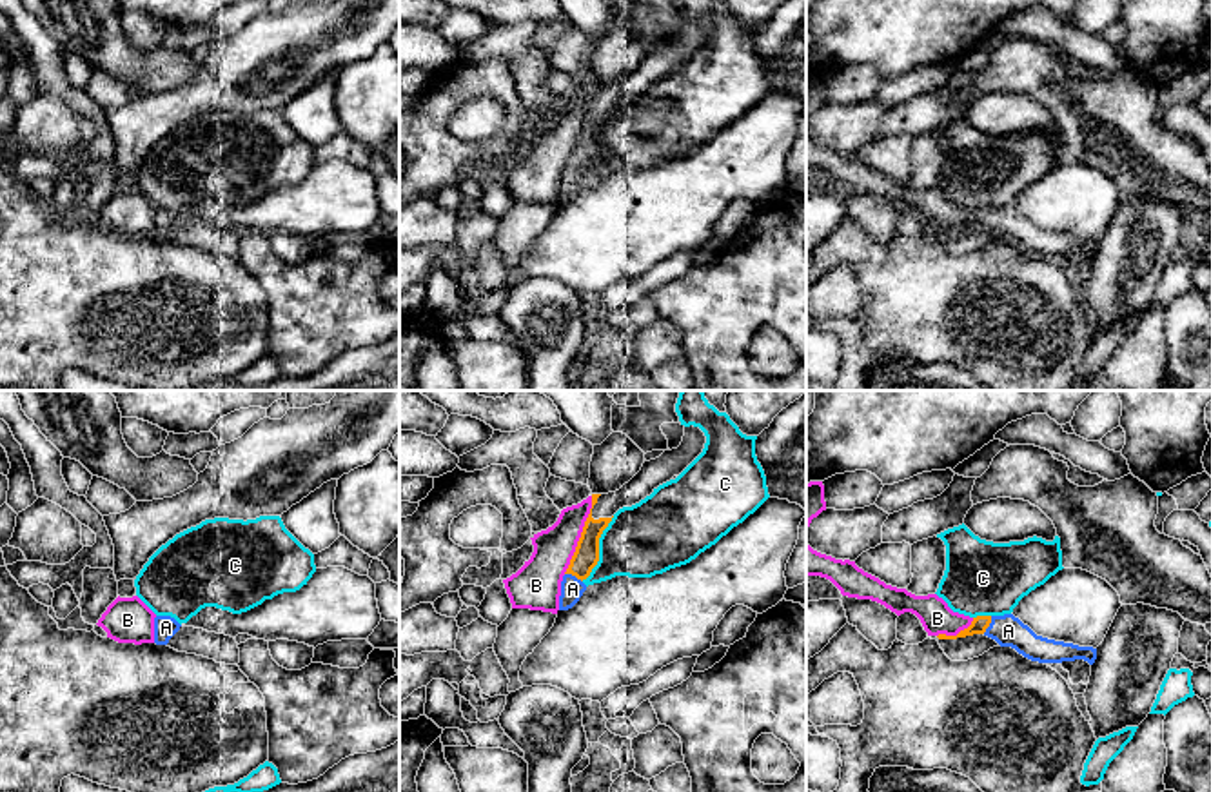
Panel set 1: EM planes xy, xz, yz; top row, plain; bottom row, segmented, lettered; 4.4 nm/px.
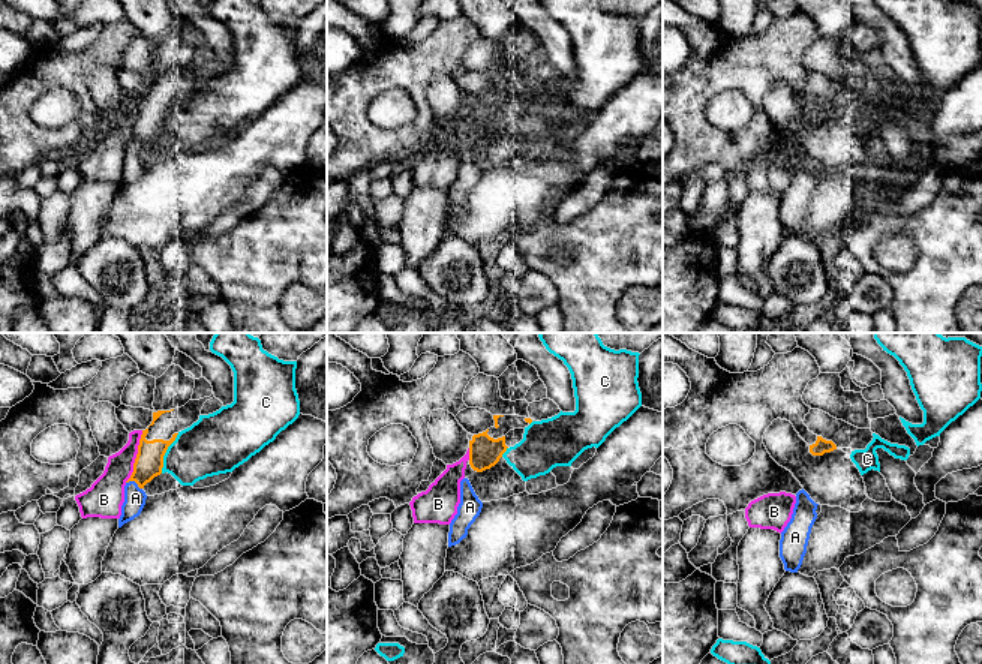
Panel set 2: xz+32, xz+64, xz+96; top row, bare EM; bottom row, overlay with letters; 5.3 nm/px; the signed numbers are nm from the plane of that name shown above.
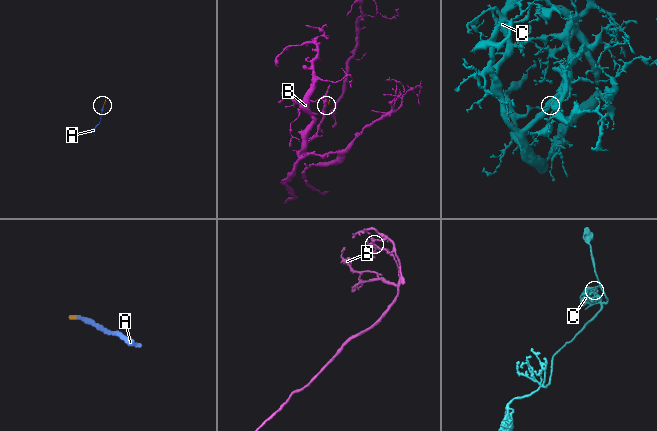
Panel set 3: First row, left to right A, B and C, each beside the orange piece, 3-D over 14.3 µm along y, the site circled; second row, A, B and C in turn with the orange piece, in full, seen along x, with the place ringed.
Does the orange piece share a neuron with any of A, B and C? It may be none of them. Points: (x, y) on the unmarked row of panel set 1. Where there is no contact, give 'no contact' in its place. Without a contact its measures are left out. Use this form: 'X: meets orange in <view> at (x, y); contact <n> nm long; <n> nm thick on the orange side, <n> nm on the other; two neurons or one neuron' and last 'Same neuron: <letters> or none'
A: meets orange in xz at (574, 168); contact 90 nm long; 110 nm thick on the orange side, 100 nm on the other; one neuron
B: meets orange in xz at (581, 128); contact 360 nm long; 110 nm thick on the orange side, 180 nm on the other; two neurons
C: meets orange in xz at (598, 142); contact 320 nm long; 110 nm thick on the orange side, 320 nm on the other; two neurons
Same neuron: A

